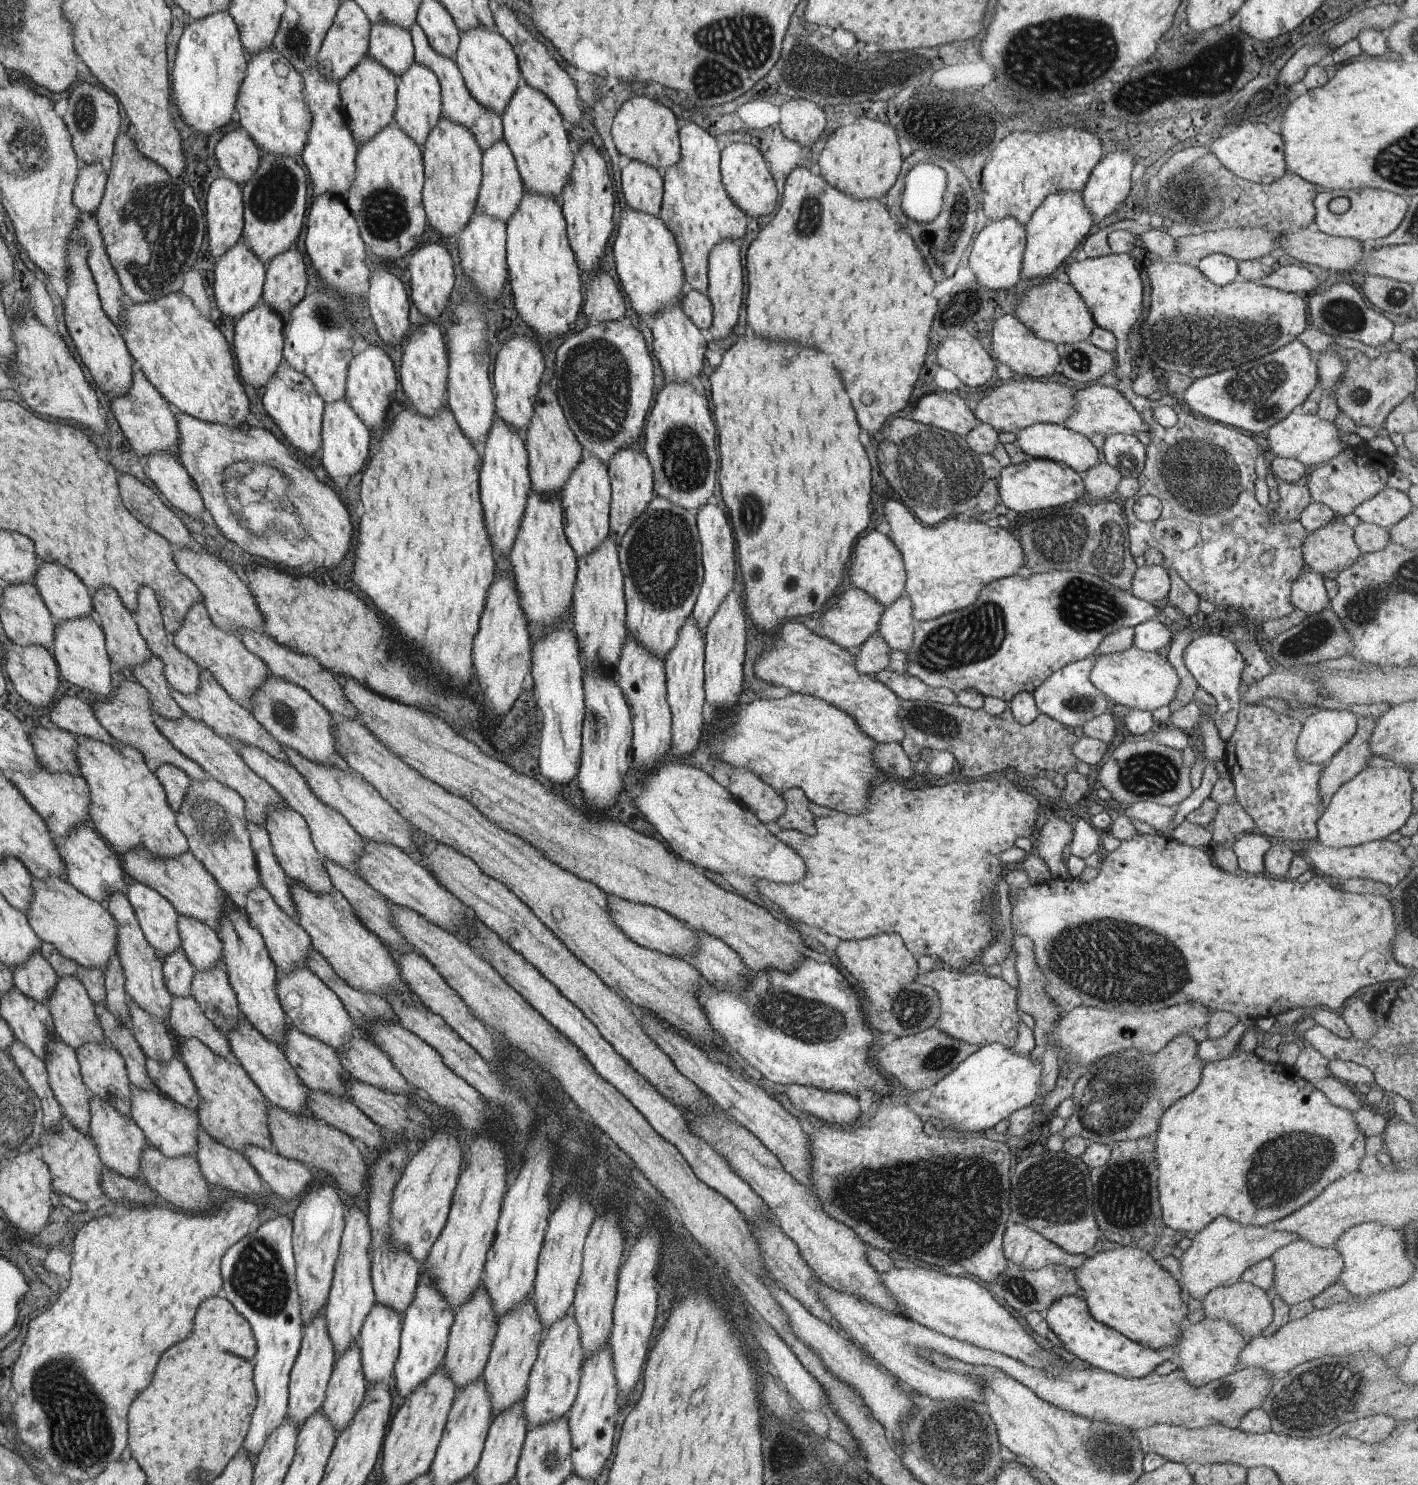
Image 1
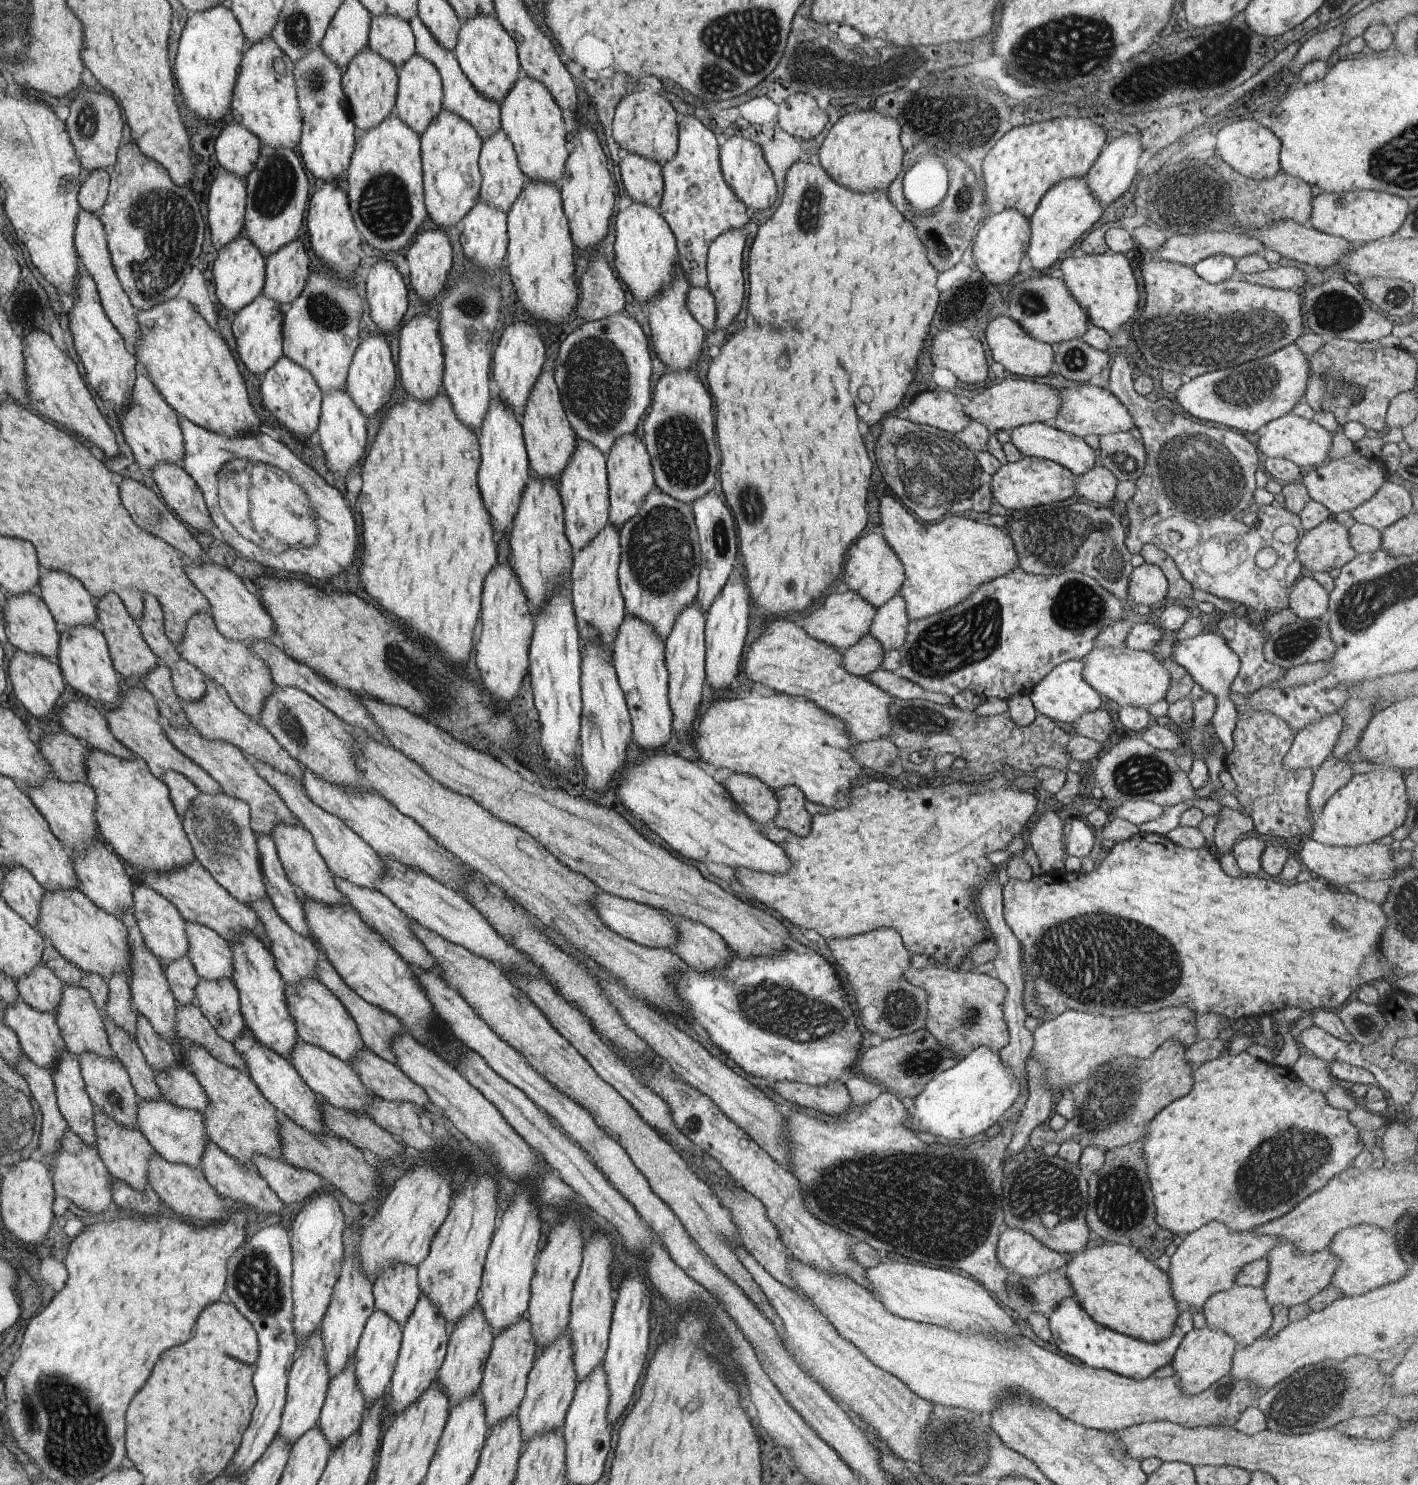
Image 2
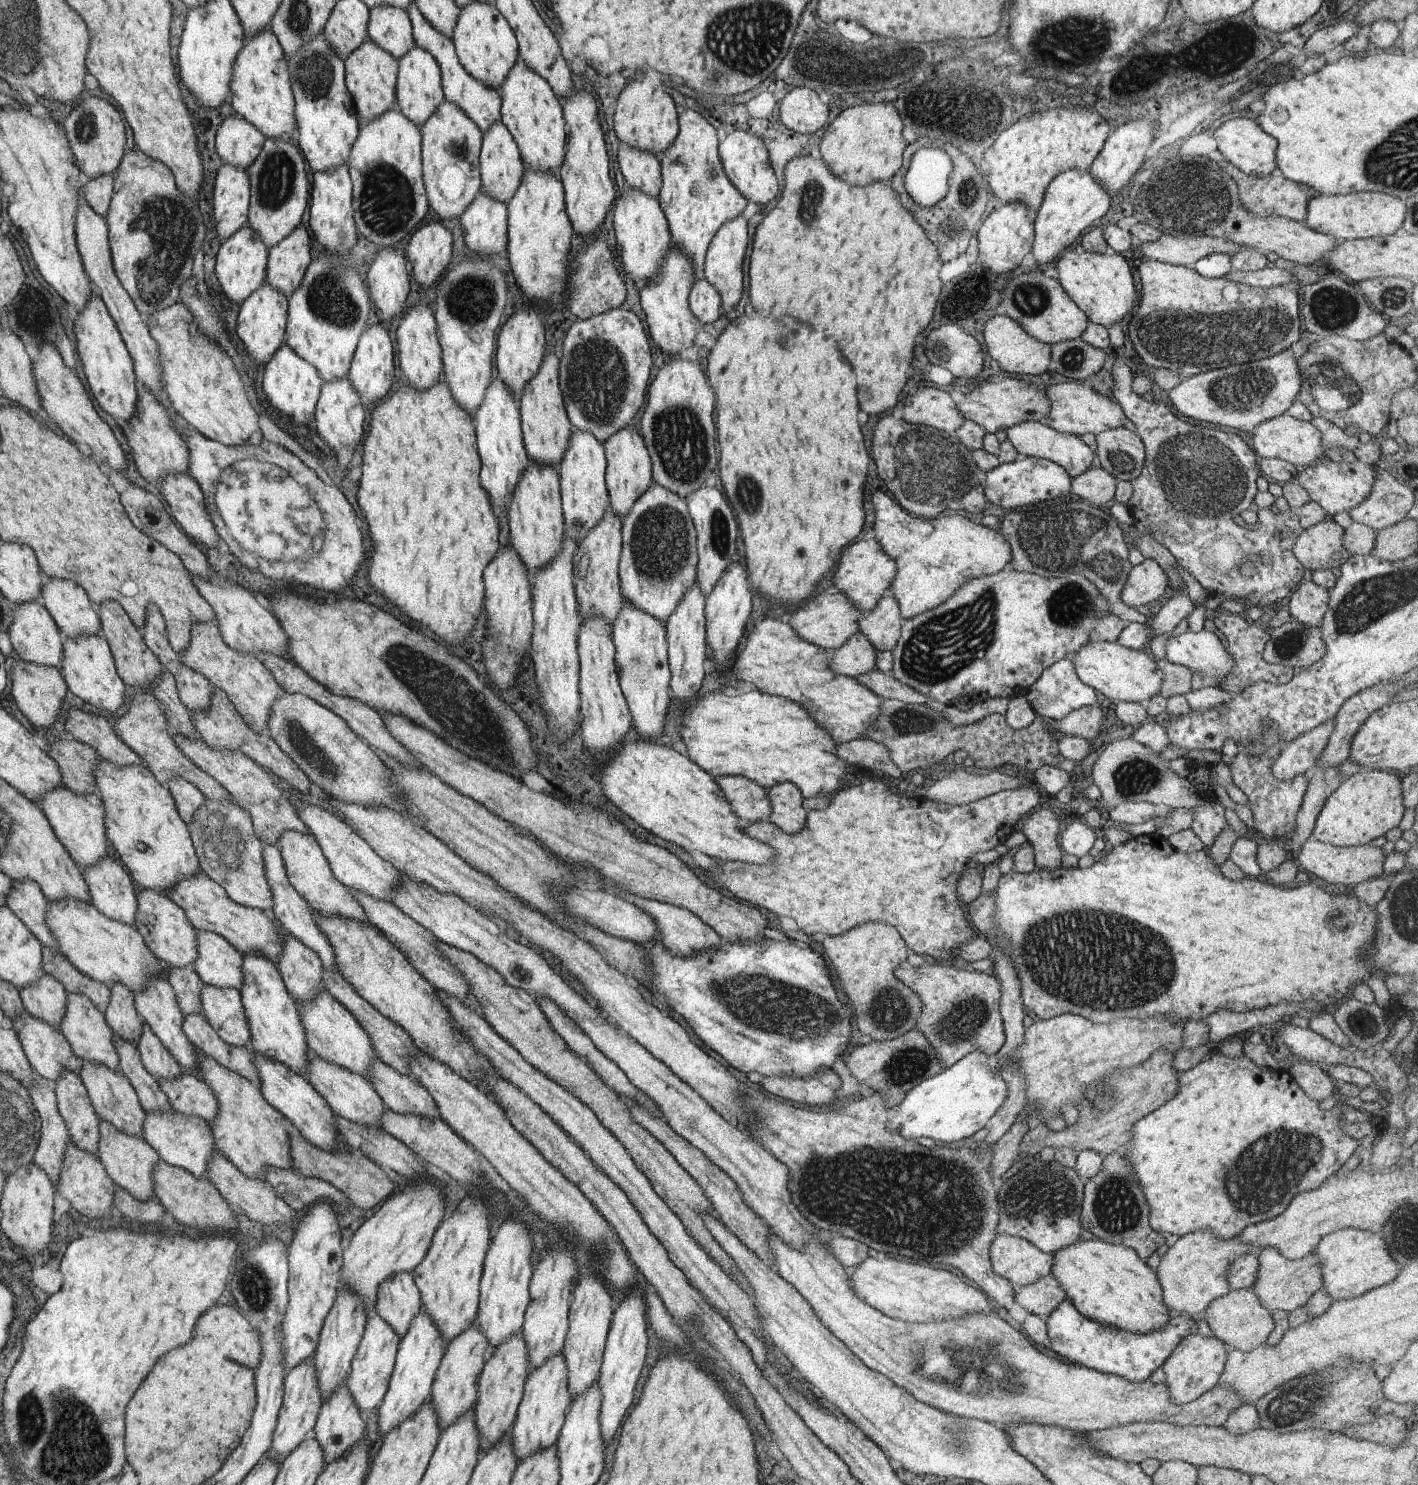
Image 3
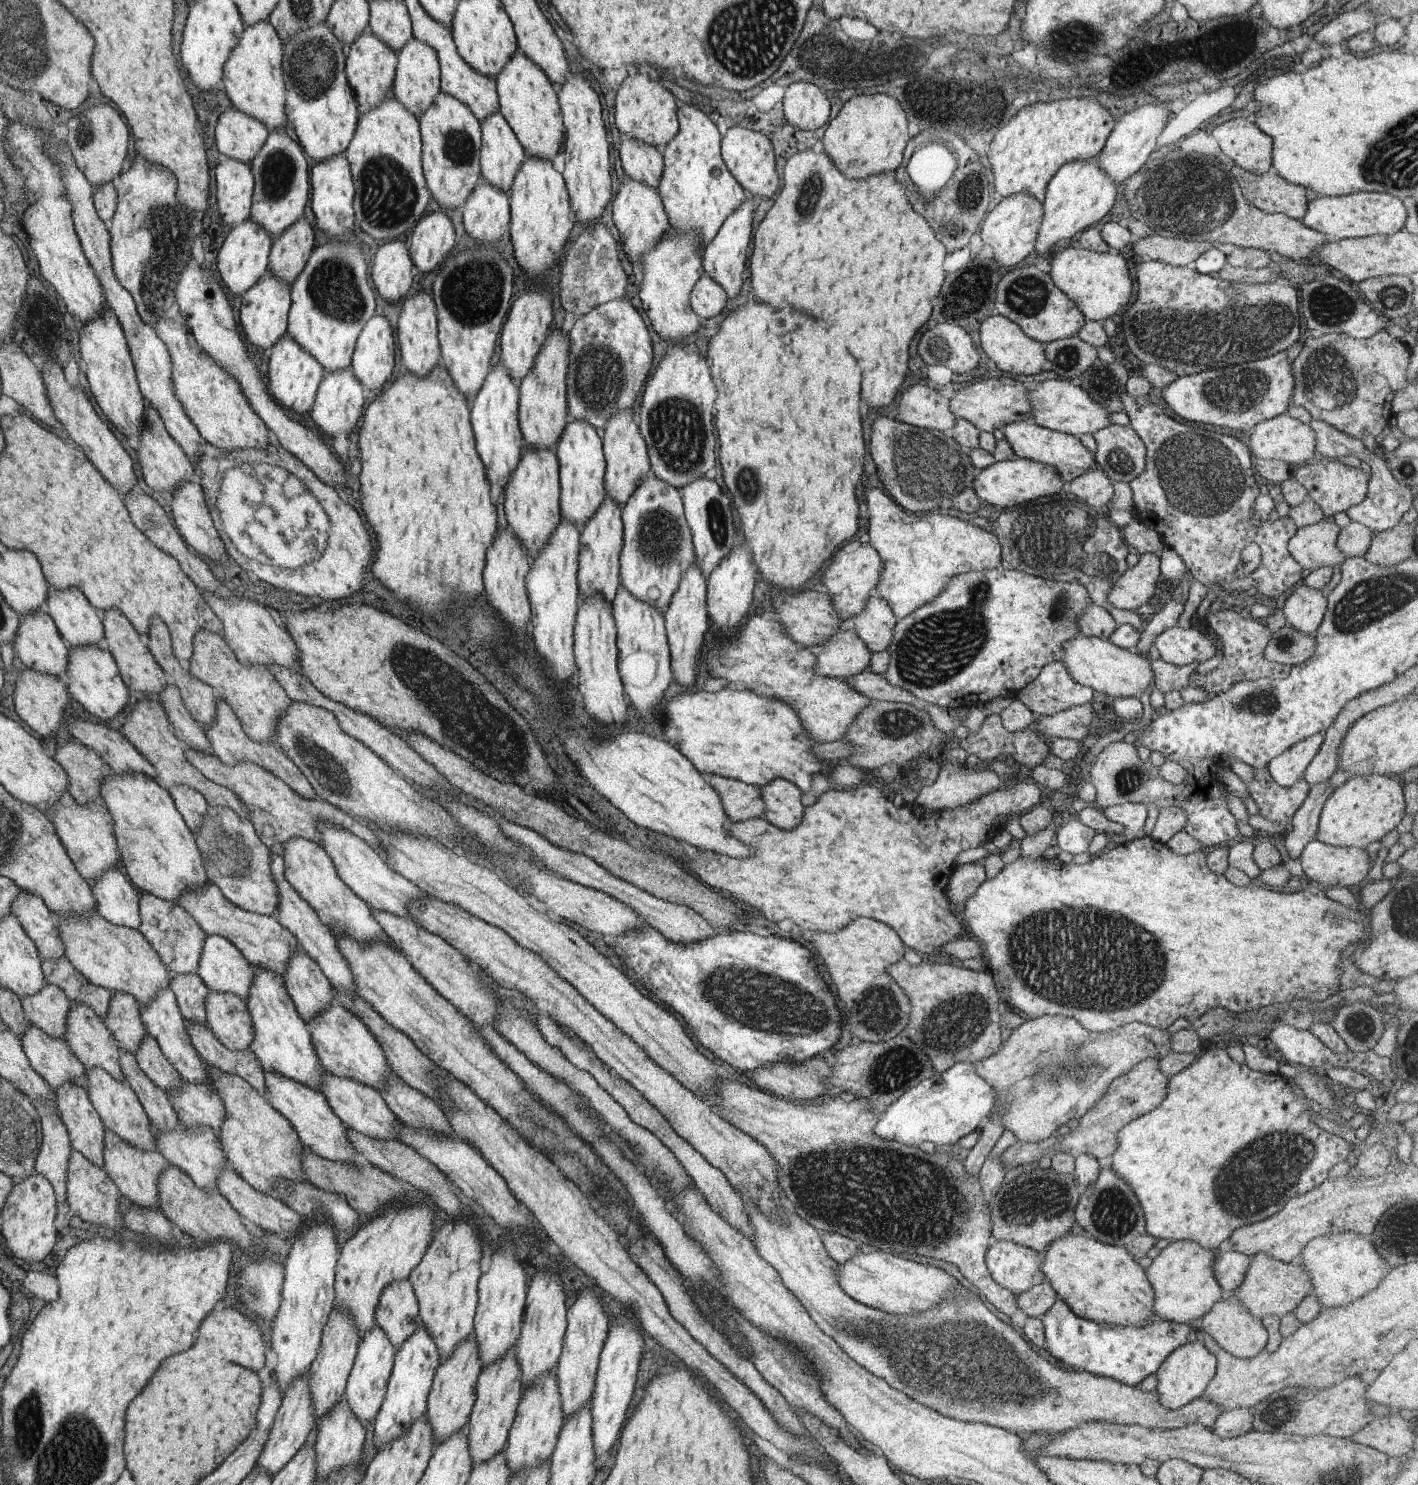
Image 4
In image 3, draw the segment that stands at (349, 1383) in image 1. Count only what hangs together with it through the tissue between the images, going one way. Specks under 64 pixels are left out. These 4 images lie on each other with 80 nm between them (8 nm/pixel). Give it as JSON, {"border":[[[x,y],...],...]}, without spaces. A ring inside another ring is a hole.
{"border":[[[346,1380],[331,1391],[313,1428],[315,1438],[324,1450],[324,1461],[338,1459],[353,1448],[355,1440],[361,1438],[365,1424],[359,1418],[359,1409]]]}

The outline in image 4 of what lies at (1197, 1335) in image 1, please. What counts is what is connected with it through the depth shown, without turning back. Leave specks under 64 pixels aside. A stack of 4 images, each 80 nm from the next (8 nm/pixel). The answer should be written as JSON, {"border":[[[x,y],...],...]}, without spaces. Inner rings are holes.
{"border":[[[1195,1340],[1178,1346],[1161,1363],[1156,1372],[1158,1380],[1156,1391],[1161,1406],[1169,1410],[1178,1409],[1201,1396],[1215,1371],[1216,1358],[1214,1354],[1205,1349],[1202,1342]]]}

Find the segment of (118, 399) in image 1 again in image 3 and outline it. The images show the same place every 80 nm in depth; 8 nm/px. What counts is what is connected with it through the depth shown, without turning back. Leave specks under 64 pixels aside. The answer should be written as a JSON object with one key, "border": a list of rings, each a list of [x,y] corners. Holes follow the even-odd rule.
{"border":[[[143,384],[137,385],[137,408],[130,419],[123,424],[124,434],[139,474],[148,482],[157,485],[166,474],[186,474],[189,449],[185,440],[172,423],[170,412]]]}

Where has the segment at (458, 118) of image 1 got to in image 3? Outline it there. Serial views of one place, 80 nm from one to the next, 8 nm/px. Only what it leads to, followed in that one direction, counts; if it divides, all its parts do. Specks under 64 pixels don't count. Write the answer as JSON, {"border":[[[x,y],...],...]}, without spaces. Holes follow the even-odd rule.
{"border":[[[412,1],[409,4],[406,13],[409,16],[410,24],[413,28],[413,37],[415,46],[431,53],[441,69],[441,83],[442,83],[442,97],[445,101],[458,105],[460,109],[483,132],[487,131],[494,123],[501,119],[501,95],[494,89],[487,88],[486,85],[481,84],[478,80],[470,75],[459,64],[458,55],[454,52],[454,43],[452,39],[443,36],[438,29],[433,28],[425,19],[425,17],[418,11],[415,3]]]}

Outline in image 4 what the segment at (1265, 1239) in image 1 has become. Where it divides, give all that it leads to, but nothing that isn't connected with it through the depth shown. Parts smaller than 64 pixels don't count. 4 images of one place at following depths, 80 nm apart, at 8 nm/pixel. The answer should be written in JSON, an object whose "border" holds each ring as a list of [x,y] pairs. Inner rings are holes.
{"border":[[[1185,1239],[1171,1241],[1160,1250],[1144,1269],[1144,1275],[1154,1292],[1152,1311],[1156,1318],[1189,1323],[1189,1320],[1202,1317],[1212,1304],[1222,1298],[1222,1290],[1216,1282],[1213,1270],[1216,1252],[1219,1252],[1219,1249],[1203,1248],[1194,1240]]]}

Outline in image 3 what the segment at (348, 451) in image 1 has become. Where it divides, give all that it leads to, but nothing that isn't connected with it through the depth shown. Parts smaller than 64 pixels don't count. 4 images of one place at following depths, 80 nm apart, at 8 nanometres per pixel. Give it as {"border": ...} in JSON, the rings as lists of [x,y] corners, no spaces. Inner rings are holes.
{"border":[[[339,379],[328,383],[323,383],[318,402],[315,406],[315,426],[319,438],[336,453],[340,448],[359,447],[361,436],[363,436],[363,422],[365,422],[365,412],[358,392],[351,388],[349,380]]]}

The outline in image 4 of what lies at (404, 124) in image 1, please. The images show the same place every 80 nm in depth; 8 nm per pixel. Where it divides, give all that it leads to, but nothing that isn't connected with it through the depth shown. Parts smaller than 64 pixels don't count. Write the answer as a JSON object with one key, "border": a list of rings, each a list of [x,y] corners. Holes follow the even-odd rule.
{"border":[[[413,38],[409,39],[403,48],[396,52],[396,55],[398,56],[398,70],[395,71],[392,94],[395,100],[405,106],[411,114],[420,117],[441,90],[441,68],[438,56],[428,44]]]}

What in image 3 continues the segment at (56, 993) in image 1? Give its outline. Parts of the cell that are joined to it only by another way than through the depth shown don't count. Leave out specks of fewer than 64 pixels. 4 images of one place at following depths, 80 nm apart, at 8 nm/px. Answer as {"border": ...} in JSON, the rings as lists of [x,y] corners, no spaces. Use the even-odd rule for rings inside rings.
{"border":[[[66,993],[66,1006],[60,1020],[60,1028],[67,1044],[70,1044],[71,1052],[80,1061],[97,1061],[115,1071],[118,1068],[118,1053],[115,1052],[114,1044],[111,1044],[111,1032],[105,1021],[83,993]]]}

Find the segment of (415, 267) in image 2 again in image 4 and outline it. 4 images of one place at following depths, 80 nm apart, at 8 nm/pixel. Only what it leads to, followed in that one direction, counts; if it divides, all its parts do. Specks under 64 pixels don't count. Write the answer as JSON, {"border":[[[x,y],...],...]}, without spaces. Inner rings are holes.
{"border":[[[440,211],[423,216],[406,238],[410,259],[427,280],[444,262],[453,242],[451,222]]]}

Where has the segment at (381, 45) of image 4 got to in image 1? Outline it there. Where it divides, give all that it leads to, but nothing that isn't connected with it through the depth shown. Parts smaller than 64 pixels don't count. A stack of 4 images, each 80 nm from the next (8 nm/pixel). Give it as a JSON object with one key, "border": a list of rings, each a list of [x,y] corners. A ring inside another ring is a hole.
{"border":[[[365,56],[357,67],[338,82],[342,108],[345,110],[347,128],[353,134],[357,146],[373,139],[383,127],[393,122],[395,110],[395,80],[382,64]]]}

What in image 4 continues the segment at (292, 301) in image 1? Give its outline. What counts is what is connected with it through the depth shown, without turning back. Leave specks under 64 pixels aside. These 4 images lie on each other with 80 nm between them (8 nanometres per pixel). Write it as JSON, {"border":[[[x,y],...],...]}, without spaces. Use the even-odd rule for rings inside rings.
{"border":[[[305,219],[295,221],[287,227],[270,248],[269,270],[275,277],[292,285],[306,266],[313,248],[313,230]]]}

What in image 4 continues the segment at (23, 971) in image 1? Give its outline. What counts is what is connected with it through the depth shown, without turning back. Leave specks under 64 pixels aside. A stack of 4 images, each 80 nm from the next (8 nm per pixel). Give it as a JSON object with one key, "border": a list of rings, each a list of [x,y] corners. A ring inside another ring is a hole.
{"border":[[[44,980],[43,988],[31,996],[22,996],[20,1003],[27,1022],[40,1028],[47,1036],[65,1036],[65,1026],[71,1004],[66,993]]]}

